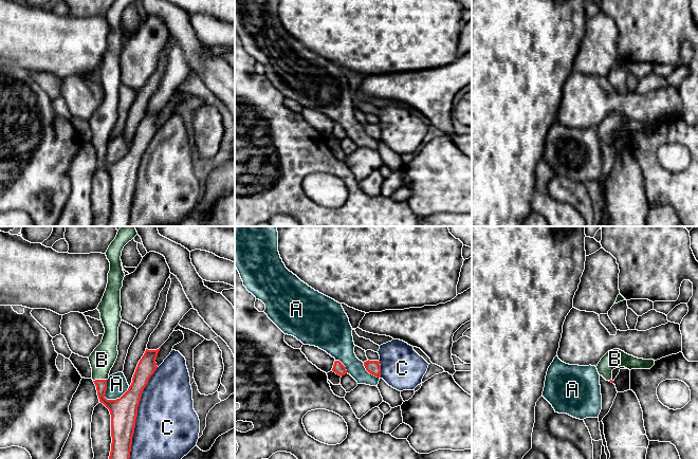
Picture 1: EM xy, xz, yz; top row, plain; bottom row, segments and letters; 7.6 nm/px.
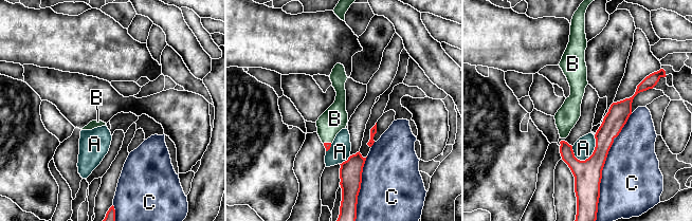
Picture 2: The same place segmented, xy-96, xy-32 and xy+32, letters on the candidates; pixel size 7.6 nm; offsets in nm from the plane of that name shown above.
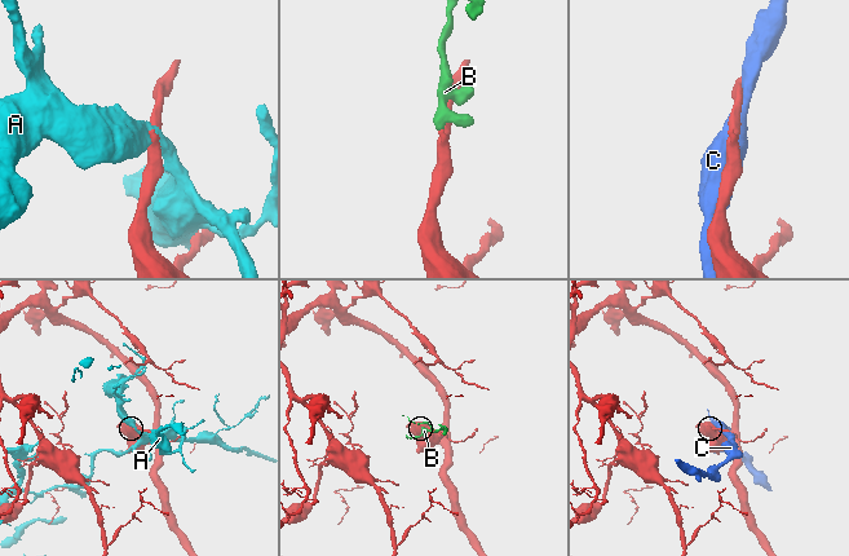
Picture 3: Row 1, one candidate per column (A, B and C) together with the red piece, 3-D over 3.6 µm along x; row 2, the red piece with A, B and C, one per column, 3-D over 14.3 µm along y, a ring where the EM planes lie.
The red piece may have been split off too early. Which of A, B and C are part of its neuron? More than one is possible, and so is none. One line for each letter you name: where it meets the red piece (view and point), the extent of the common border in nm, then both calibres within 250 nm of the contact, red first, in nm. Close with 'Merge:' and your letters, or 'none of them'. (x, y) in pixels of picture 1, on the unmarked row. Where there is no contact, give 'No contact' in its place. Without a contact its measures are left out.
B: Touches red at xy (99, 143). Shared border 110 nm. Thickness 130 nm (red) against 190 nm
Merge: B

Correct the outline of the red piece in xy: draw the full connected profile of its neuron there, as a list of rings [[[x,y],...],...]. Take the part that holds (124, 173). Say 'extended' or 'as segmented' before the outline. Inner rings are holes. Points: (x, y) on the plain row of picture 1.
extended; [[[115,0],[106,15],[110,34],[106,54],[97,70],[105,96],[102,106],[89,120],[92,143],[96,149],[99,165],[109,172],[111,178],[112,206],[107,226],[129,226],[137,170],[149,141],[158,131],[155,123],[161,112],[161,110],[157,113],[146,112],[137,127],[131,148],[120,162],[105,161],[107,143],[118,118],[118,90],[122,85],[121,52],[125,40],[121,19],[124,10],[133,1]]]

